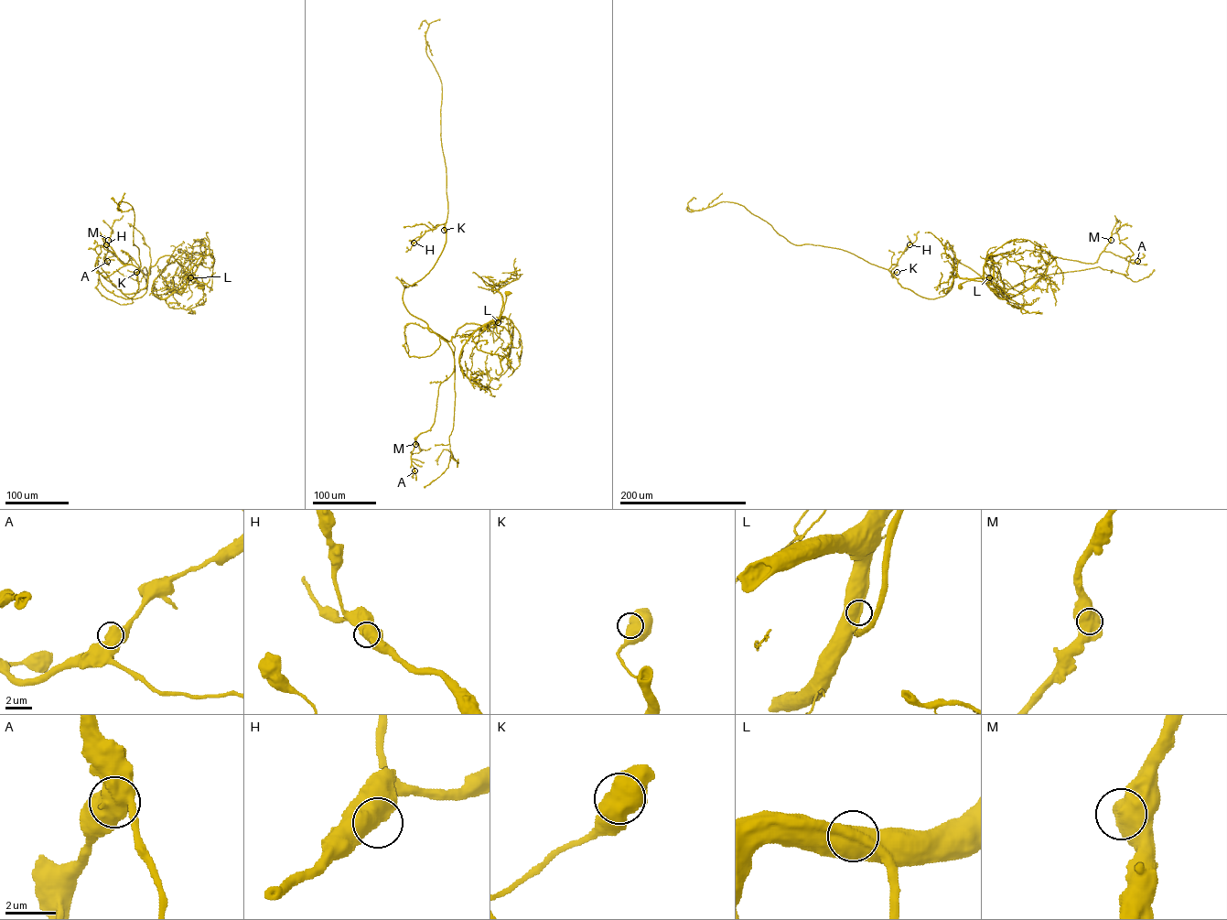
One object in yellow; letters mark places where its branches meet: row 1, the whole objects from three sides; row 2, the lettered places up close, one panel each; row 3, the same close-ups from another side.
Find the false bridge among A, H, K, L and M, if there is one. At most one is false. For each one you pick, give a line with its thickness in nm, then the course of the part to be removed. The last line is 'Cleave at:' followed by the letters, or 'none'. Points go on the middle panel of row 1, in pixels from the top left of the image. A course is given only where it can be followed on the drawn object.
Cleave at: none

